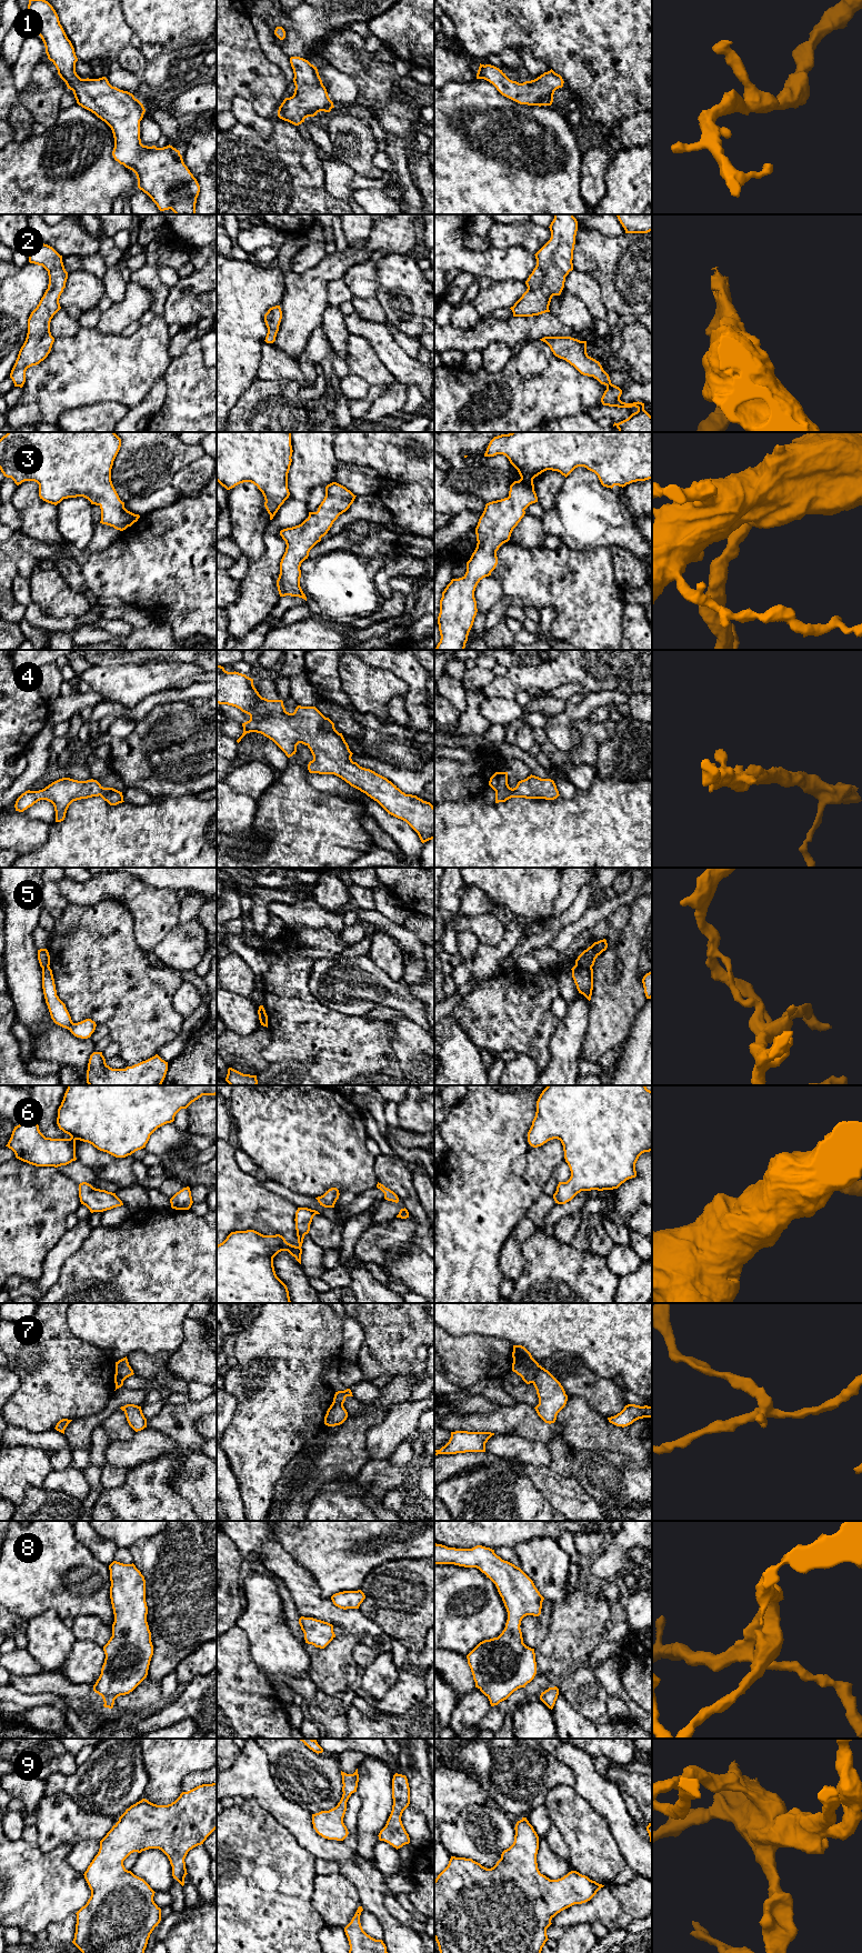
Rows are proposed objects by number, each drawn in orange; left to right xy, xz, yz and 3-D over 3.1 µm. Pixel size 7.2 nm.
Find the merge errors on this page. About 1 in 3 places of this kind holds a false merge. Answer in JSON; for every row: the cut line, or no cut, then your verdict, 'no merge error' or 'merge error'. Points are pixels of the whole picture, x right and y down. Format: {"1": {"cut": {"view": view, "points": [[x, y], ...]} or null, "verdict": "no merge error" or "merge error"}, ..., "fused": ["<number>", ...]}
{"1": {"cut": null, "verdict": "no merge error"}, "2": {"cut": null, "verdict": "no merge error"}, "3": {"cut": null, "verdict": "no merge error"}, "4": {"cut": null, "verdict": "no merge error"}, "5": {"cut": {"view": "yz", "points": [[575, 964], [582, 968], [591, 968]]}, "verdict": "merge error"}, "6": {"cut": null, "verdict": "no merge error"}, "7": {"cut": {"view": "yz", "points": [[539, 1365], [532, 1382]]}, "verdict": "merge error"}, "8": {"cut": null, "verdict": "no merge error"}, "9": {"cut": null, "verdict": "no merge error"}, "fused": ["5", "7"]}

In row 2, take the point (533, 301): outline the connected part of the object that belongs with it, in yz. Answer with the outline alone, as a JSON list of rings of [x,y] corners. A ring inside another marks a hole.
[[[554,214],[550,240],[534,254],[537,266],[529,276],[527,291],[510,309],[513,317],[533,317],[550,312],[553,296],[560,296],[565,277],[573,270],[573,250],[578,221],[573,214]]]

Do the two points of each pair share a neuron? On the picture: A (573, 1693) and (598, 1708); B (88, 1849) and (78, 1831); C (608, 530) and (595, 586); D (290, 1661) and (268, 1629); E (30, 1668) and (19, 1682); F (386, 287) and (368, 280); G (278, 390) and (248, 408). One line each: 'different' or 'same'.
A: same
B: different
C: different
D: same
E: different
F: different
G: same

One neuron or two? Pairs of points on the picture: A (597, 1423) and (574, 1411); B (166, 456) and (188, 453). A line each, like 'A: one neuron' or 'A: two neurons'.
A: one neuron
B: one neuron

